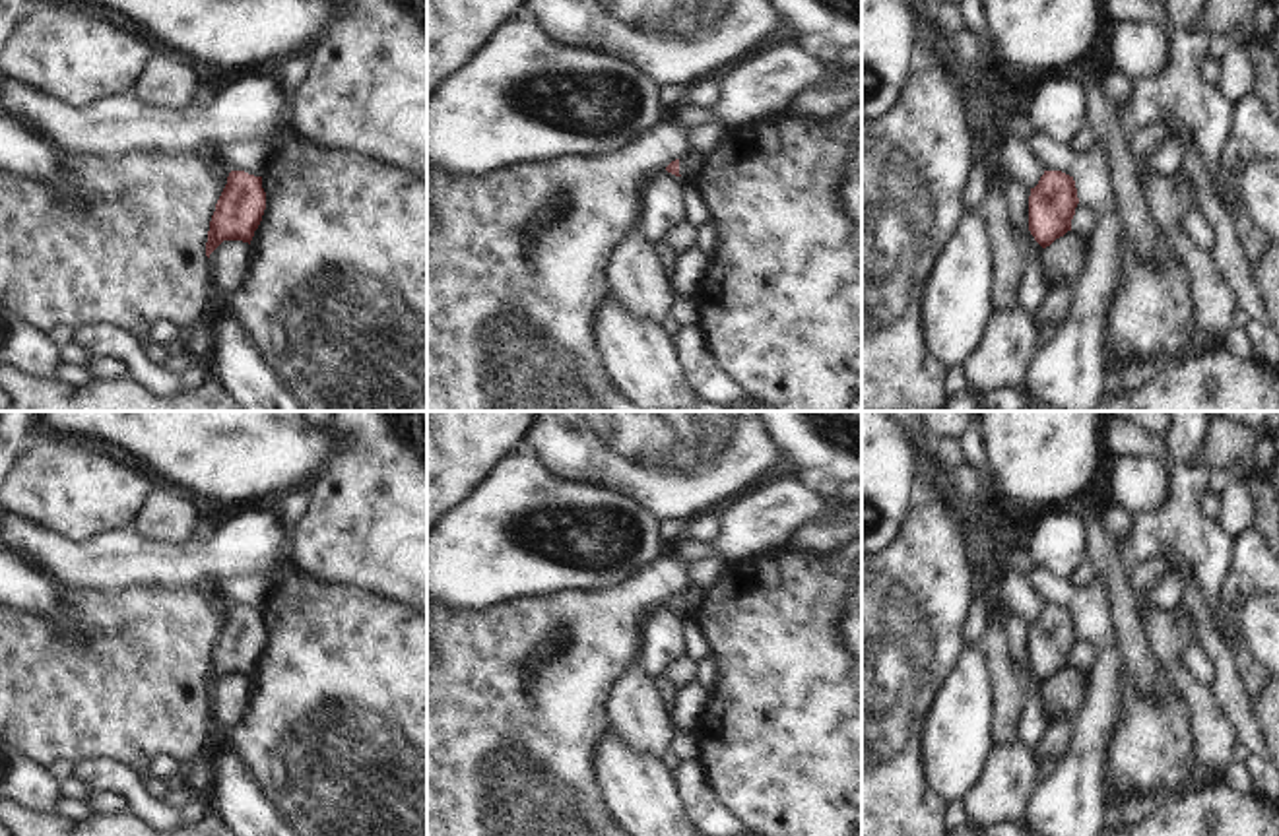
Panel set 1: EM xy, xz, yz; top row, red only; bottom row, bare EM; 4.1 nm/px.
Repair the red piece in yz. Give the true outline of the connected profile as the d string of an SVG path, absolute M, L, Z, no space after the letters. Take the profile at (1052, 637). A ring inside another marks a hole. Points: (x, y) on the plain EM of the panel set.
M1044 605L1029 630L1029 665L1042 683L1071 665L1077 638L1073 611L1062 605Z

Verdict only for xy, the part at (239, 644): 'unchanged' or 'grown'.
unchanged

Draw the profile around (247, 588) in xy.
M243 572L223 578L215 592L229 605L245 605L254 611L264 609L264 599L270 592L270 578L262 574Z

